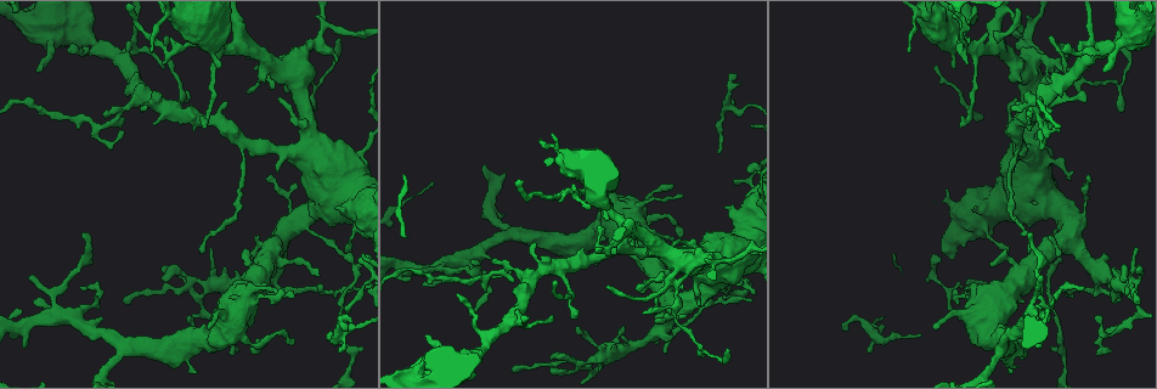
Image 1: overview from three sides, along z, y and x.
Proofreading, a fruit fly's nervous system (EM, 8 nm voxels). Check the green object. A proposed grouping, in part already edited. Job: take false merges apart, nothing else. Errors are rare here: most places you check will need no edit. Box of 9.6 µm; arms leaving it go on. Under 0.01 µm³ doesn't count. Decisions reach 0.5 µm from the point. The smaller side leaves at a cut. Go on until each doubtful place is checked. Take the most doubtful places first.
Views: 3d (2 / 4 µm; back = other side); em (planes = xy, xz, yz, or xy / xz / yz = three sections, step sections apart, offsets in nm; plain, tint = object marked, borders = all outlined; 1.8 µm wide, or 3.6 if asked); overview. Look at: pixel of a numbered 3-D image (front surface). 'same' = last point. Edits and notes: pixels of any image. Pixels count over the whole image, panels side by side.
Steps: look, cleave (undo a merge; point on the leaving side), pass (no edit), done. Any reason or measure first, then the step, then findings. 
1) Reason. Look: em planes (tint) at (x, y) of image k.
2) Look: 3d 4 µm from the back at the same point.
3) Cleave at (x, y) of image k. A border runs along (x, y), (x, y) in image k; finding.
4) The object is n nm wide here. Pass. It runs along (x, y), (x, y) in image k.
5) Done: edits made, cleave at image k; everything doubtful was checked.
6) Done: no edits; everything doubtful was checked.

Abrupt turn. Look: em planes (tint) at (597, 189) of image 1.

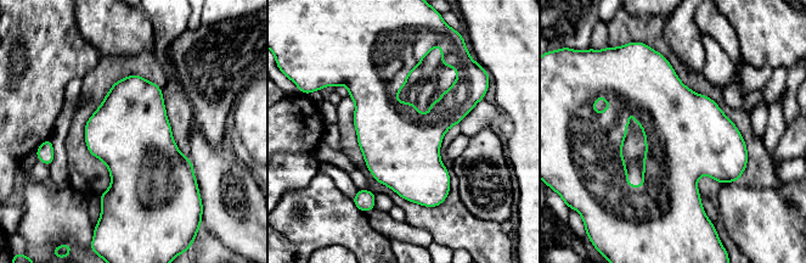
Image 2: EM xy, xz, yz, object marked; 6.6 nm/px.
The object is 500 nm wide here. Pass. One cell here.

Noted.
Sudden change in width. Look: 3d 4 µm at (671, 280) of image 1.

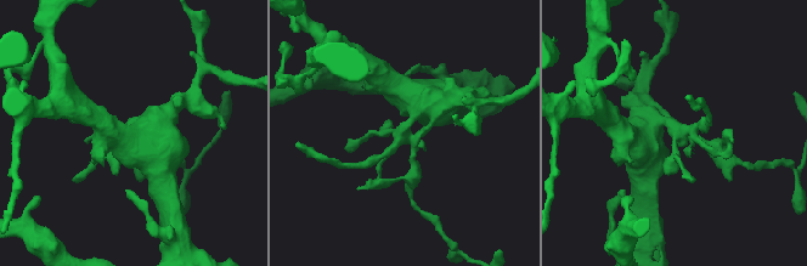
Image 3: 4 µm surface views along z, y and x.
Need the tissue. Look: em 3.6 µm planes (tint) at (673, 129) of image 3.

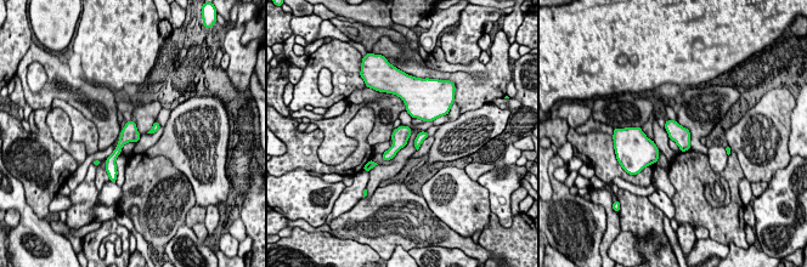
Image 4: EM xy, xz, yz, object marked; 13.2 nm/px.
Pass. Continuous, no second cell.

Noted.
Side arm on a straight run. Look: 3d 2 µm at (704, 256) of image 1.

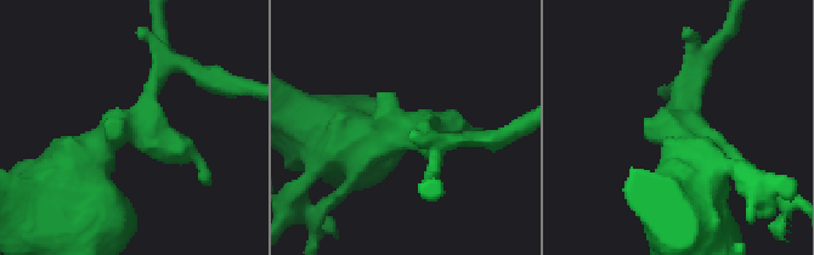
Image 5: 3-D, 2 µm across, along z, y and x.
Shape alone is not enough. Look: em 3.6 µm yz step 8 (tint) at (136, 120) of image 5.

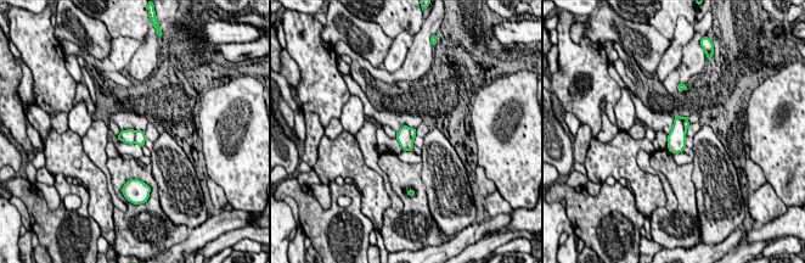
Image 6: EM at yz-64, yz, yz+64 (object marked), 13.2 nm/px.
Pass. All the same cell.

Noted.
Calibre changes. Look: 3d 4 µm at (80, 34) of image 1.

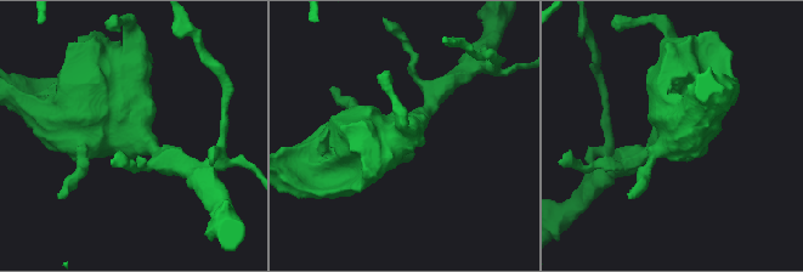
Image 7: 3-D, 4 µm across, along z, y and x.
Look: em 3.6 µm planes (plain) at (129, 137) of image 7.

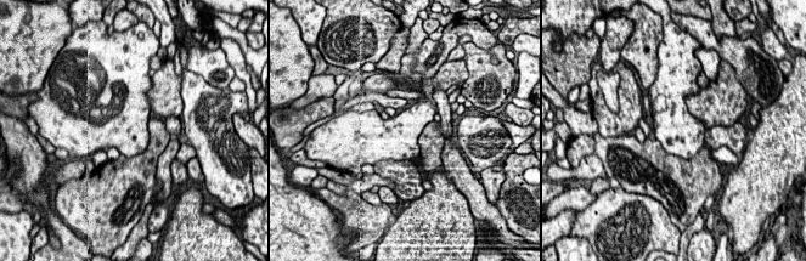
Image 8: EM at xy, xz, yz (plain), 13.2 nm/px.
Look: em 3.6 µm planes (borders) at the same point.

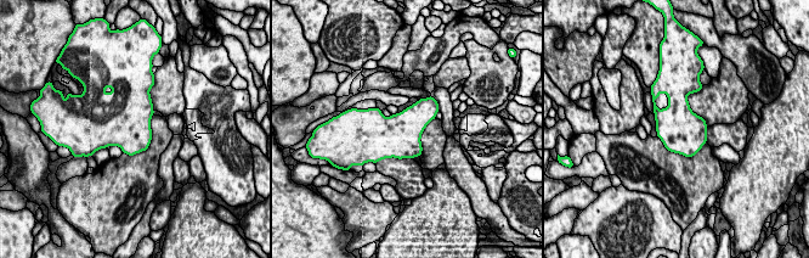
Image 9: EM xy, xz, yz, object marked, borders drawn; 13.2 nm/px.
Pass. One cell here.

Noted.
Done: no edits; everything doubtful was checked.

